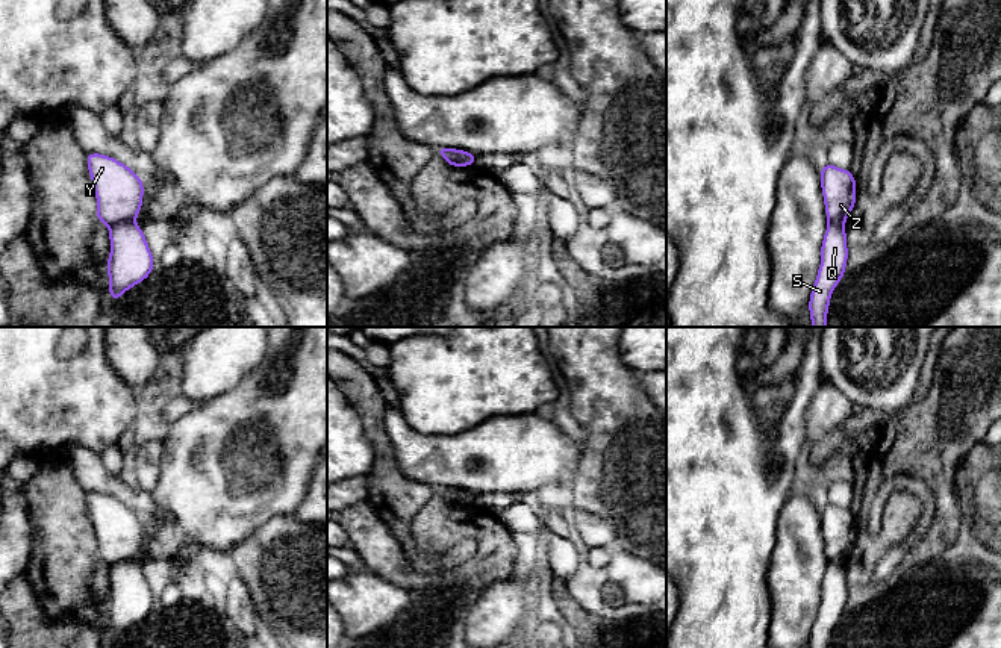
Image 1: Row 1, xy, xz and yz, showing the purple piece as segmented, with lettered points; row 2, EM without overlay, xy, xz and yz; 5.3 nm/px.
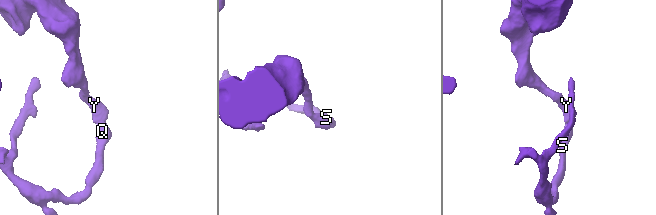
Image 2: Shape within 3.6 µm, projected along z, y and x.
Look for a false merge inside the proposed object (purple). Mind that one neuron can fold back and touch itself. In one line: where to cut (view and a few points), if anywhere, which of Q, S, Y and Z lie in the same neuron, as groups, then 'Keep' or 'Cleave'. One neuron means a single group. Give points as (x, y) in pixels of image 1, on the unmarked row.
Split along xy (132, 559), (123, 559), (109, 566). Groups: Q S / Y Z. Cleave

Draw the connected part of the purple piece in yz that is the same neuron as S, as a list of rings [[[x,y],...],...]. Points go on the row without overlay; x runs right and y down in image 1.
[[[828,560],[821,584],[821,604],[807,643],[809,648],[828,648],[831,631],[845,615],[847,600],[845,560]]]

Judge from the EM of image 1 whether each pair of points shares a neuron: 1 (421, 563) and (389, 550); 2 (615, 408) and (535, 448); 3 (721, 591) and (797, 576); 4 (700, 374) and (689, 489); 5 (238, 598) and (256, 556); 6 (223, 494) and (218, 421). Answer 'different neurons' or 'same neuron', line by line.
1: different neurons
2: different neurons
3: different neurons
4: same neuron
5: different neurons
6: same neuron

